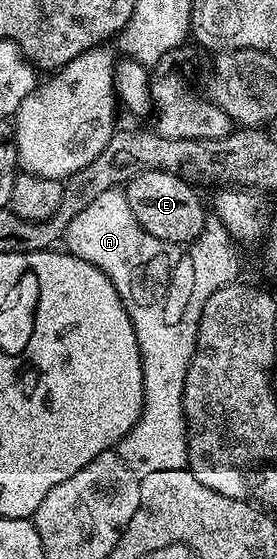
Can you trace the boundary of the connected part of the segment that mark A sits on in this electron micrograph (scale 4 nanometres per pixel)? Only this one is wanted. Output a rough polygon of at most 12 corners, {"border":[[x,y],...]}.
{"border":[[124,190],[65,230],[115,285],[145,404],[115,452],[140,477],[189,461],[183,385],[207,297],[238,278],[216,217],[151,237]]}

